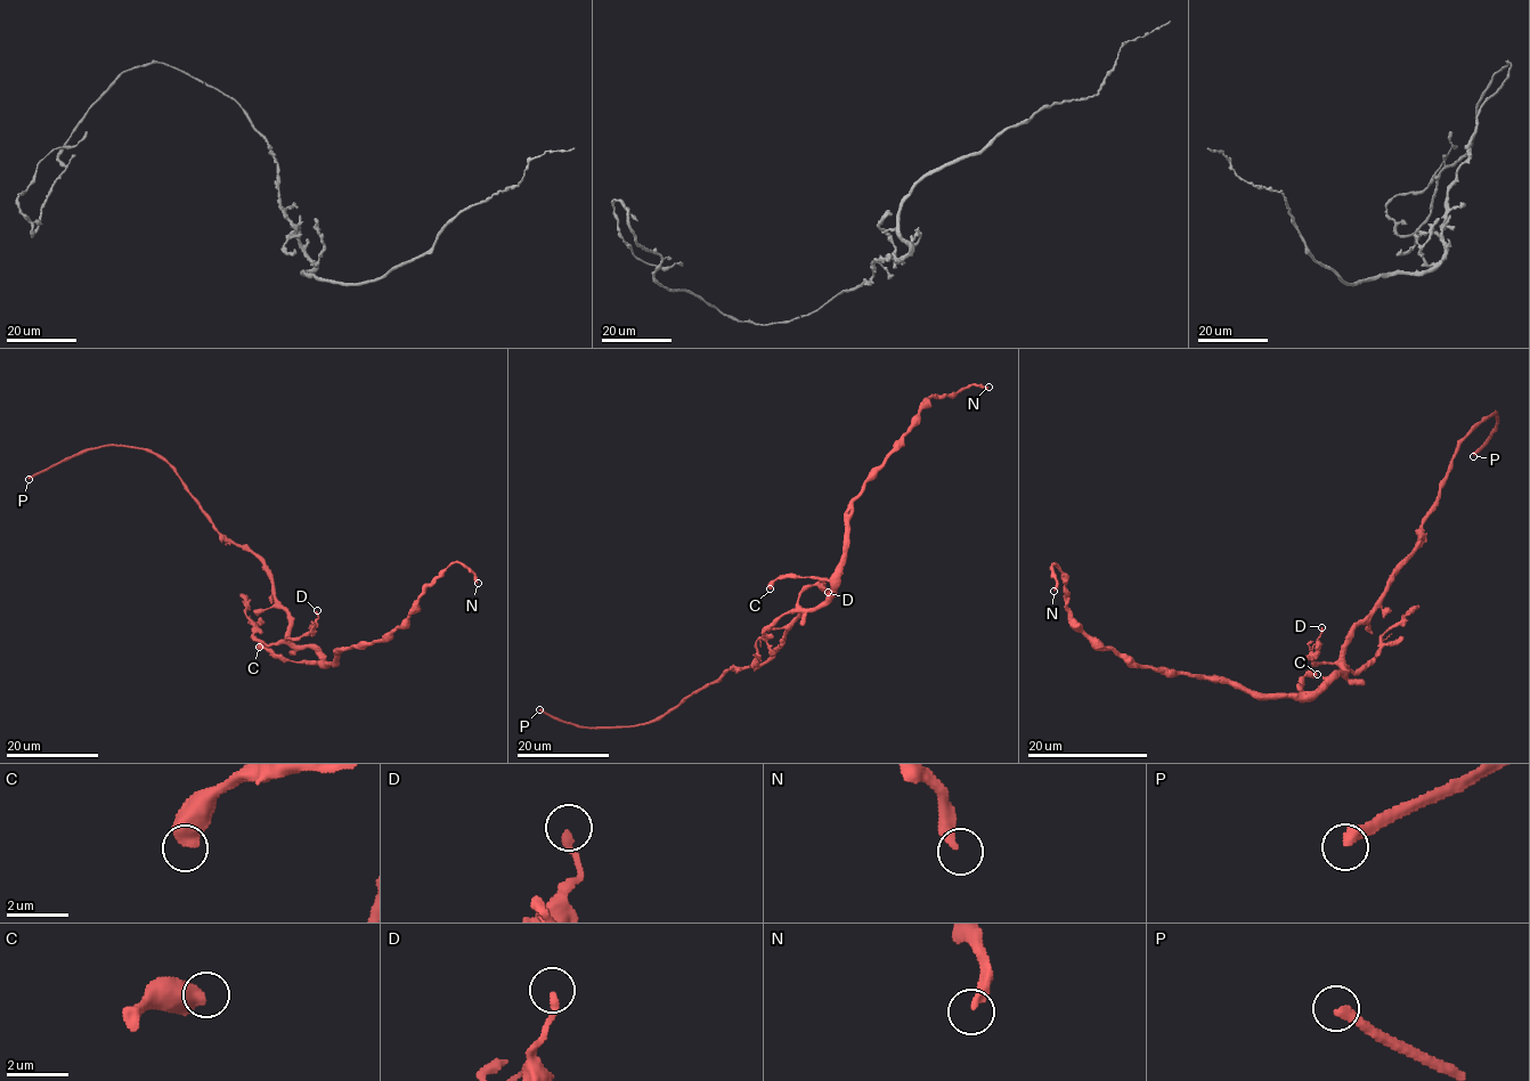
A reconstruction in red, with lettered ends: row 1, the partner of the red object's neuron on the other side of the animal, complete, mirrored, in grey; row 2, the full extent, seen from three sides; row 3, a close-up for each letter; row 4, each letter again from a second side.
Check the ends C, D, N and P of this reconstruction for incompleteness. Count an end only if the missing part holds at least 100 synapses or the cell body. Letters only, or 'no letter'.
P

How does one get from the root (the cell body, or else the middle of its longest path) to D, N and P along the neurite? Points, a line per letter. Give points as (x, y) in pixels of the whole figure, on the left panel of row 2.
D: (289, 622), (286, 637), (303, 636), (318, 618), (317, 610)
N: (289, 622), (293, 643), (334, 661), (342, 650), (390, 634), (453, 563), (462, 563), (478, 583)
P: (289, 622), (265, 566), (217, 529), (178, 473), (154, 453), (127, 445), (91, 447), (29, 479)

